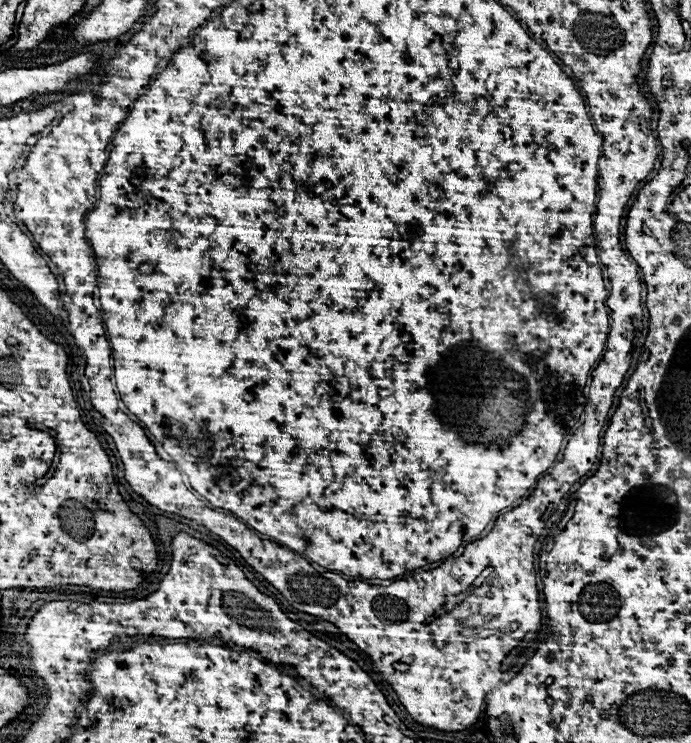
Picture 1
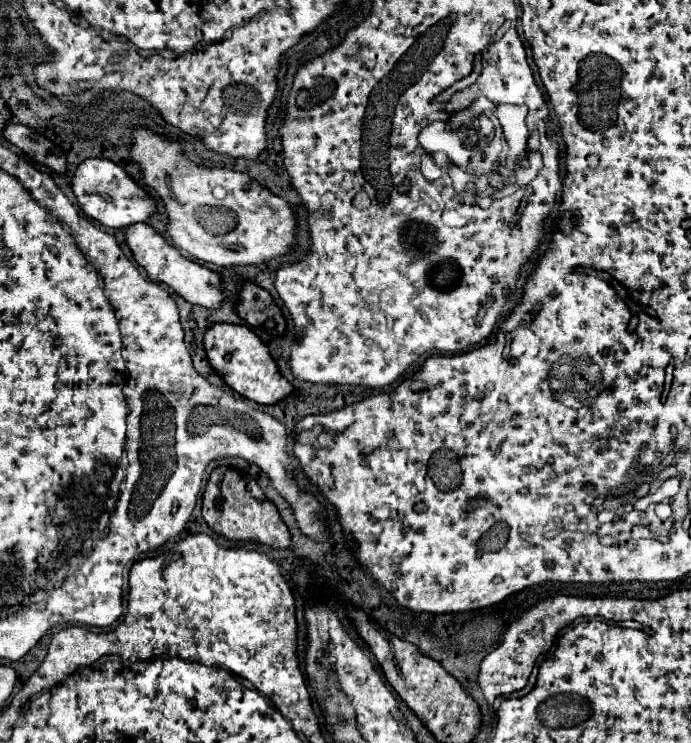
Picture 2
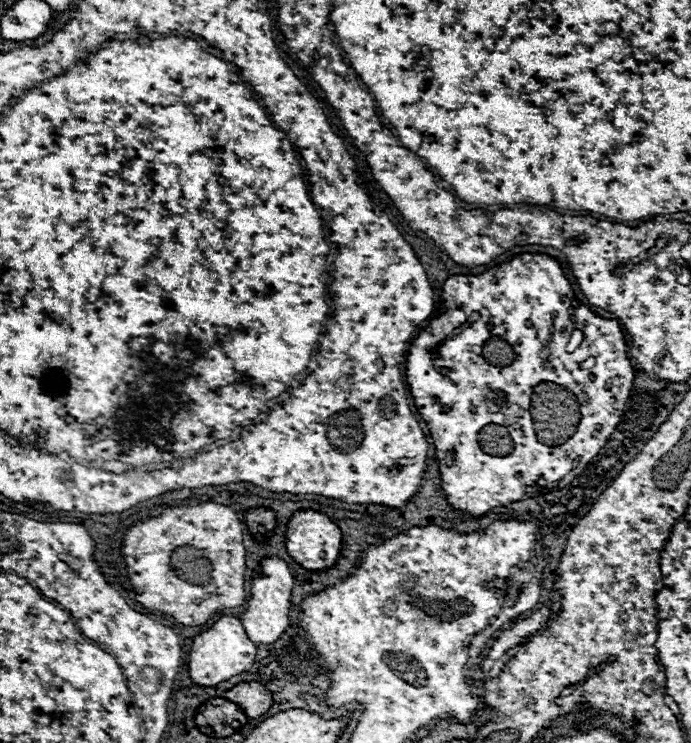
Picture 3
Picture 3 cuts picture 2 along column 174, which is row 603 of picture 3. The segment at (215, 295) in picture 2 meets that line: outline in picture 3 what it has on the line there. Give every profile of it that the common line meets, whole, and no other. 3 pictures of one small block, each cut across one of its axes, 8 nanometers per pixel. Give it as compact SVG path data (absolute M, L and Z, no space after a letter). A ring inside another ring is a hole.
M266 558L260 562L260 574L252 578L250 588L250 600L248 610L242 614L240 622L246 628L248 636L256 644L274 644L290 626L290 598L292 598L292 586L294 578L290 574L290 568L280 558Z

